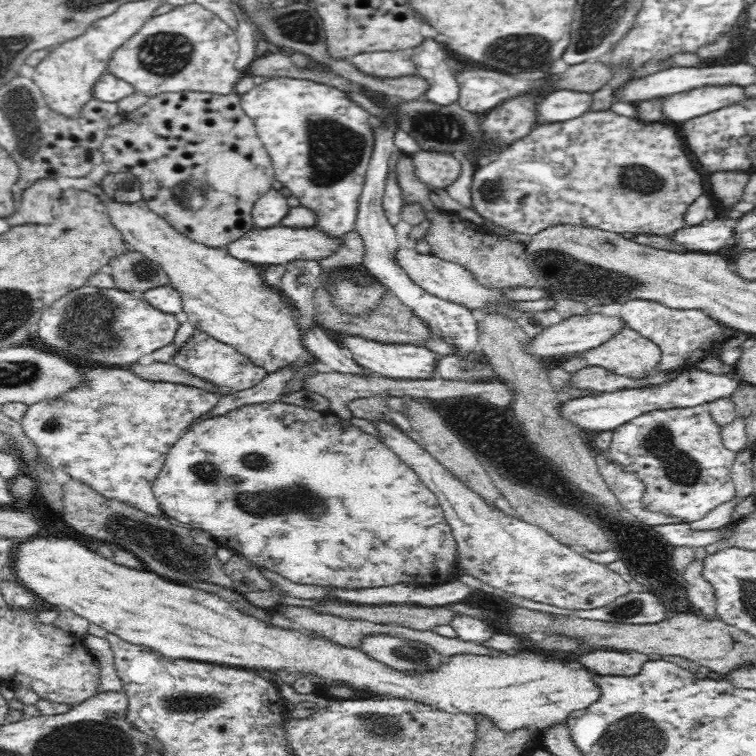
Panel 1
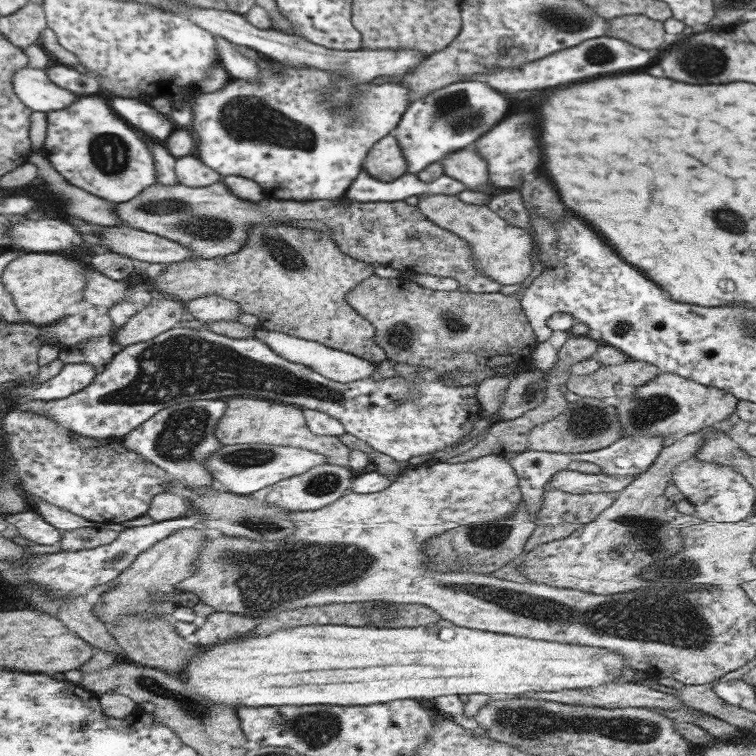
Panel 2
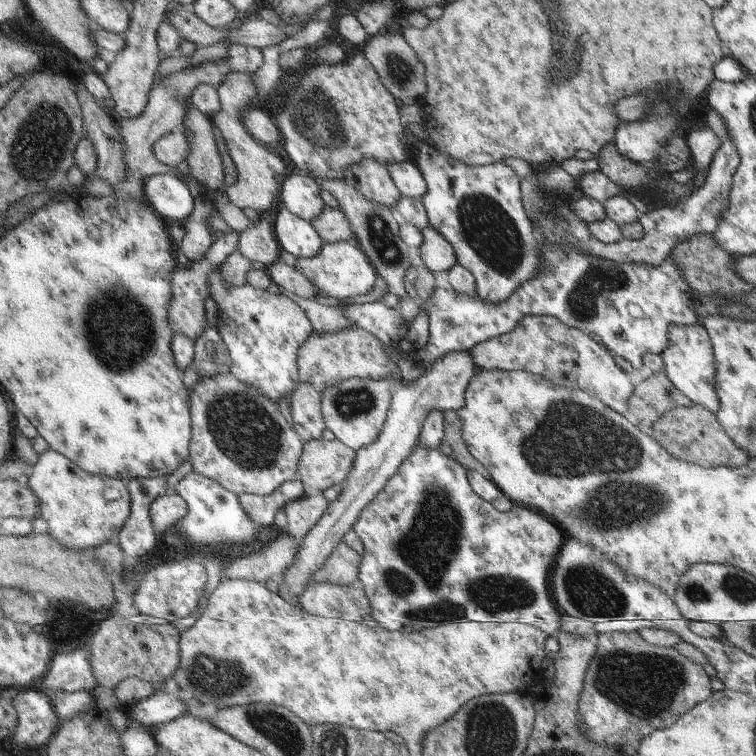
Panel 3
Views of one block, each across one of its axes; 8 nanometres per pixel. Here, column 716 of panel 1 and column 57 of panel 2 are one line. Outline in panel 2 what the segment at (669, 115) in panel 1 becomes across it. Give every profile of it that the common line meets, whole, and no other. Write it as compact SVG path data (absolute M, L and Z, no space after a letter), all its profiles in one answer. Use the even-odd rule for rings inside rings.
M31 65L20 68L14 74L12 85L16 87L19 98L37 112L63 110L81 97L55 84L48 75L48 69Z

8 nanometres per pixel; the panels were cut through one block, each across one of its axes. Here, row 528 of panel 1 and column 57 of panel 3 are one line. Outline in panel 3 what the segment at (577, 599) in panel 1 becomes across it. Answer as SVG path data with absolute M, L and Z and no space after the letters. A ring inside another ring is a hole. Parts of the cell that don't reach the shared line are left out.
M53 448L44 452L38 463L31 468L28 477L28 485L34 489L40 500L40 516L48 523L47 532L65 549L87 549L106 543L116 538L120 528L127 522L127 512L131 510L131 497L127 496L127 489L121 480L105 478L105 476L90 473L81 468L75 461L64 453Z

